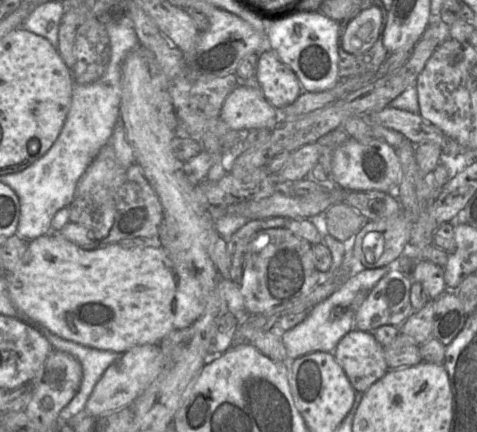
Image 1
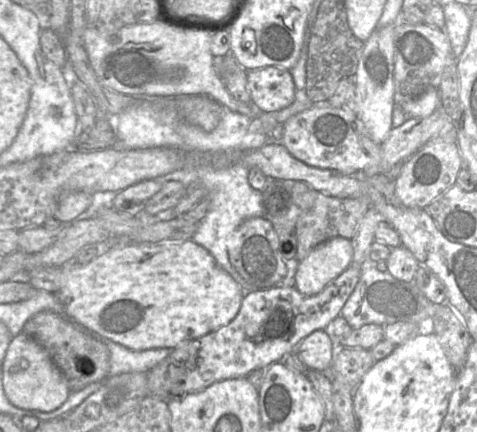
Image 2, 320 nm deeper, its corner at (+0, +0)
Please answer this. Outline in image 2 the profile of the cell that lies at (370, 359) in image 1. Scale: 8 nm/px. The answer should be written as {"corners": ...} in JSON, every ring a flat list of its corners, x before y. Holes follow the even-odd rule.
{"corners":[[317,330,305,337,295,352,308,369,327,370,334,355,334,344,325,330]]}

